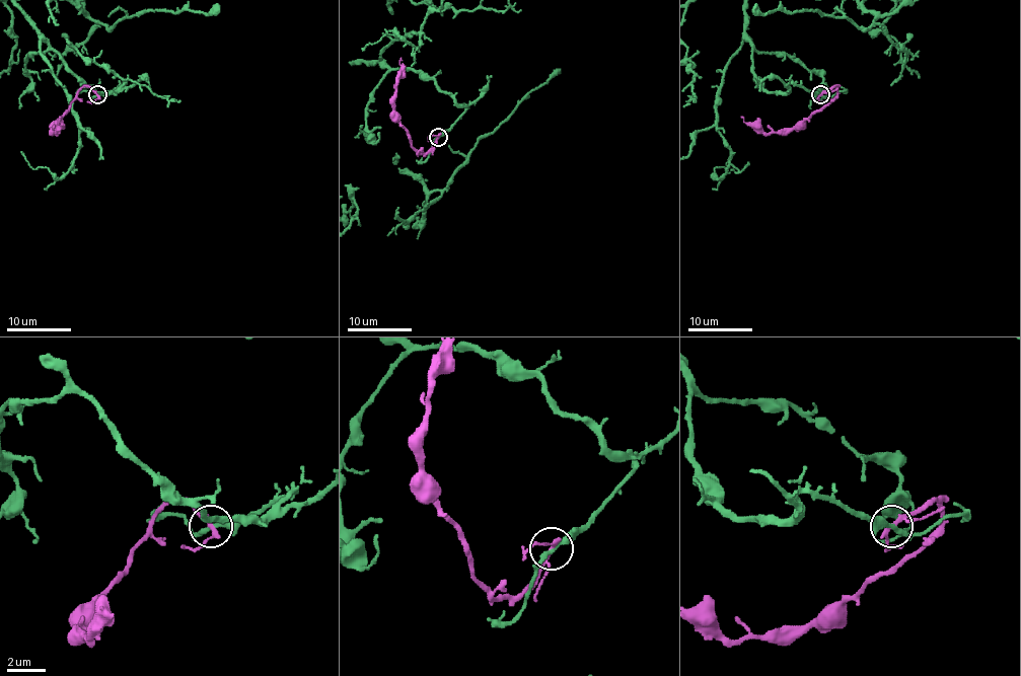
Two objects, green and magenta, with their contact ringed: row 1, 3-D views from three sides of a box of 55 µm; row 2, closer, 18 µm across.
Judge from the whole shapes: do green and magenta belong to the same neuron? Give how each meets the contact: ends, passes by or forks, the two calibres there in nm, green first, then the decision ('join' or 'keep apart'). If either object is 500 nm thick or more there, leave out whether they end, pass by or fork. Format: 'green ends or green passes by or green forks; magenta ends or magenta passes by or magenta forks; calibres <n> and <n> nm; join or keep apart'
green passes by; magenta passes by; calibres 240 and 240 nm; keep apart

